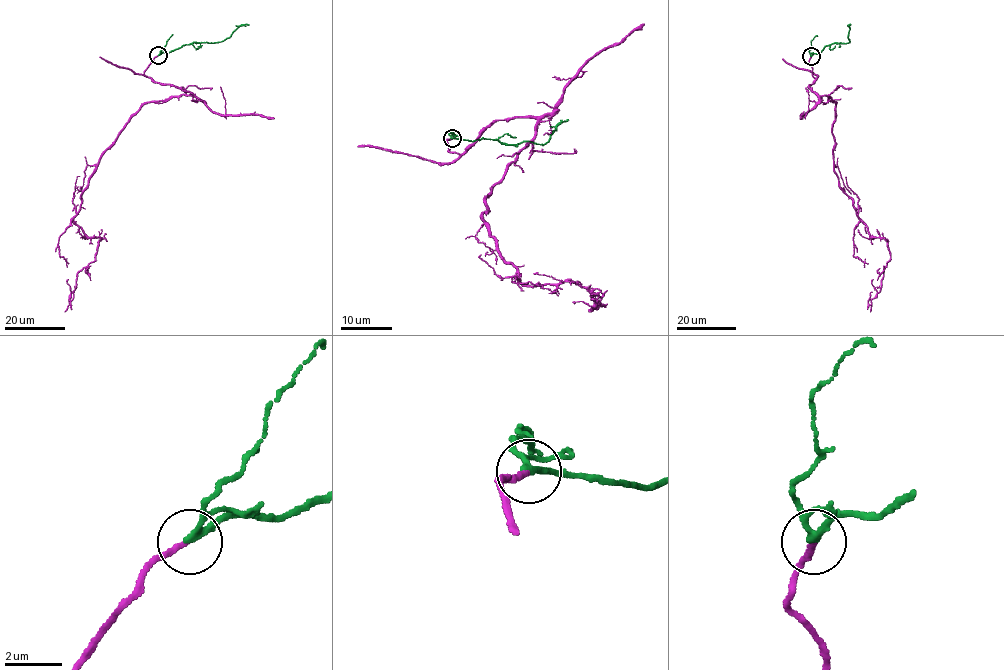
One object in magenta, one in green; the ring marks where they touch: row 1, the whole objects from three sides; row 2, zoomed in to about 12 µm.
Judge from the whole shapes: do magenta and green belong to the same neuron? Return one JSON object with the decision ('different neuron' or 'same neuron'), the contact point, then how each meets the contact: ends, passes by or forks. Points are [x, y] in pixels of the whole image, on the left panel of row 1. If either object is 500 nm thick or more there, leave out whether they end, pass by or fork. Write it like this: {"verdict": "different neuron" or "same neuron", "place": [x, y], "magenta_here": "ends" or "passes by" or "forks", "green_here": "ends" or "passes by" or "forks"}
{"verdict": "same neuron", "place": [158, 55], "magenta_here": "ends", "green_here": "passes by"}

